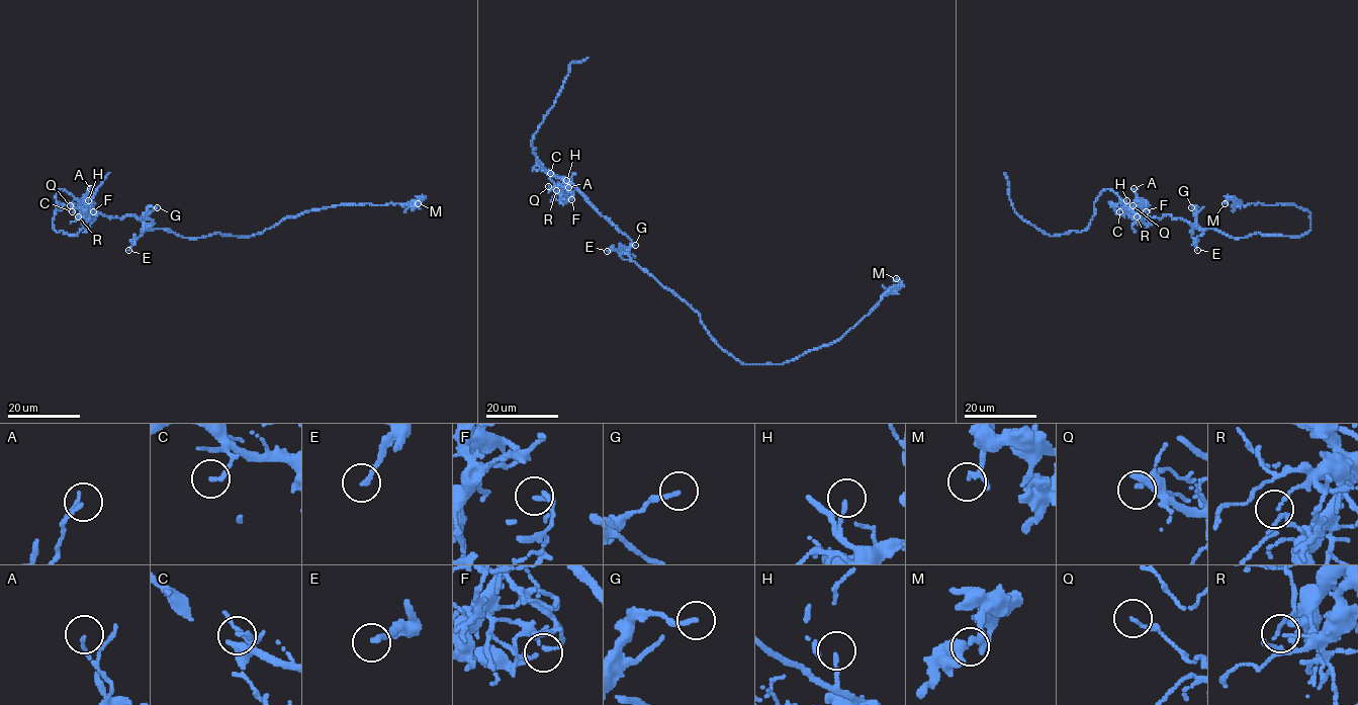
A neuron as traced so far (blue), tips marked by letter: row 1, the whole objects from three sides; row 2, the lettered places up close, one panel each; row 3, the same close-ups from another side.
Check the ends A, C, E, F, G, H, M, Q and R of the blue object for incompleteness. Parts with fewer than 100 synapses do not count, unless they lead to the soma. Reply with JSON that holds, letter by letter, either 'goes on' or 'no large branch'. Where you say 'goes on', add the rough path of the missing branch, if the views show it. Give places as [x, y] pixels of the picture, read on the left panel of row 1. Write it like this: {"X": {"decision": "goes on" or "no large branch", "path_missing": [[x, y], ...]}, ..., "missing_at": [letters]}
{"A": {"decision": "no large branch"}, "C": {"decision": "no large branch"}, "E": {"decision": "no large branch"}, "F": {"decision": "no large branch"}, "G": {"decision": "no large branch"}, "H": {"decision": "no large branch"}, "M": {"decision": "no large branch"}, "Q": {"decision": "no large branch"}, "R": {"decision": "no large branch"}, "missing_at": []}

